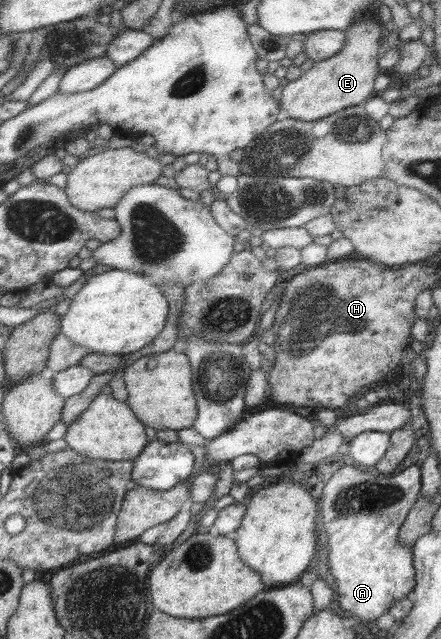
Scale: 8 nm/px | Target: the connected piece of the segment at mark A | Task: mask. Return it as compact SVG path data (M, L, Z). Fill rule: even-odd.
M413 464L398 474L373 476L361 472L355 466L341 466L332 472L325 482L320 496L321 526L327 534L329 552L329 572L336 580L337 604L346 614L357 616L360 620L375 621L381 614L388 612L394 602L405 598L414 587L414 568L412 565L411 546L400 544L397 540L399 528L405 522L408 510L414 505L420 491L420 465Z

